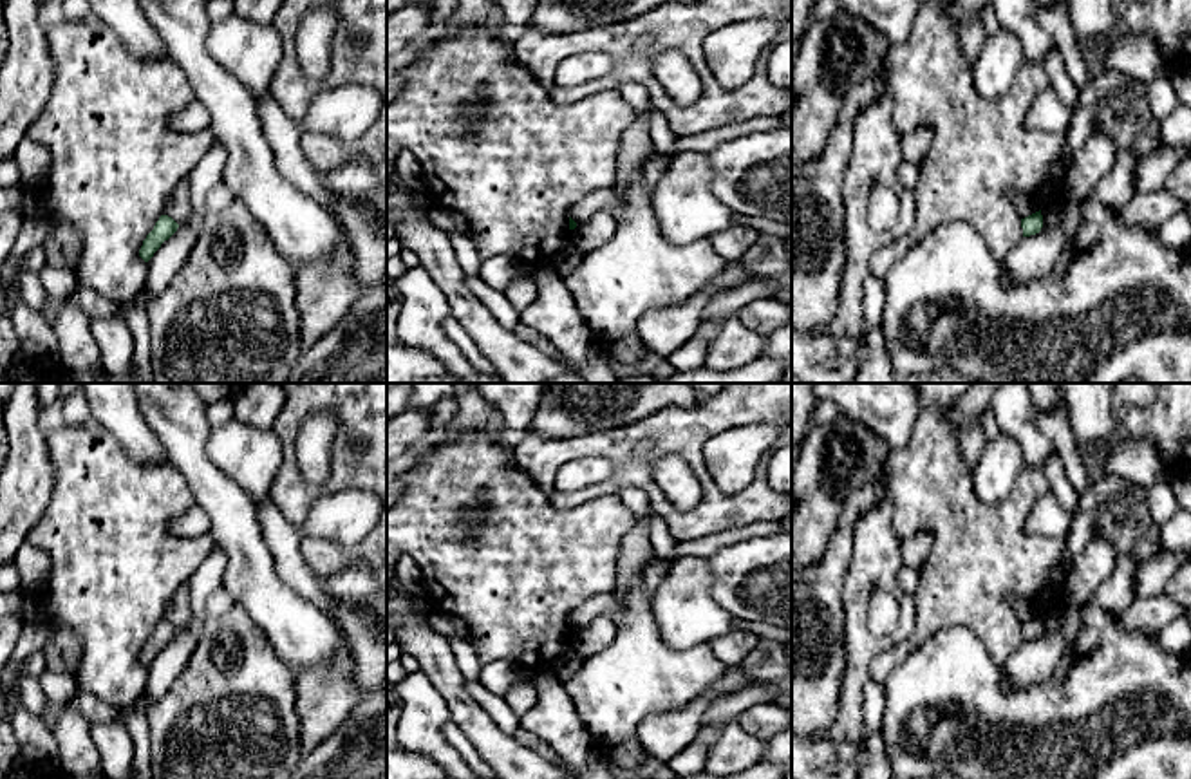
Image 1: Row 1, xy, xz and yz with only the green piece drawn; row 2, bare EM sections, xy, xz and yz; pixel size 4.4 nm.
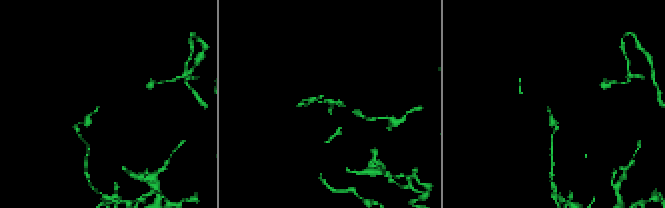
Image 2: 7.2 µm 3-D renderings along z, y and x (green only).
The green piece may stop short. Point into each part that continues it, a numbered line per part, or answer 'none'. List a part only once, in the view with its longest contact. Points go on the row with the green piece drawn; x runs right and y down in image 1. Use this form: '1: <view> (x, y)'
none

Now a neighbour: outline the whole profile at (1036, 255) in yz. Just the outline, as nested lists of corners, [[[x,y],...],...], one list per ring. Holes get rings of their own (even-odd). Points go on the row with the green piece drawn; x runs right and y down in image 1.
[[[1041,204],[1043,228],[1023,240],[1003,258],[1007,286],[1018,286],[1048,275],[1064,248],[1068,237],[1063,231],[1059,206]]]

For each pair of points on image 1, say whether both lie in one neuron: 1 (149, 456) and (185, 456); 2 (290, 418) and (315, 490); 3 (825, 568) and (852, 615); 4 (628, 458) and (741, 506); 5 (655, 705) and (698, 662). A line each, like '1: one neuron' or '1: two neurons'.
1: two neurons
2: one neuron
3: two neurons
4: one neuron
5: one neuron

